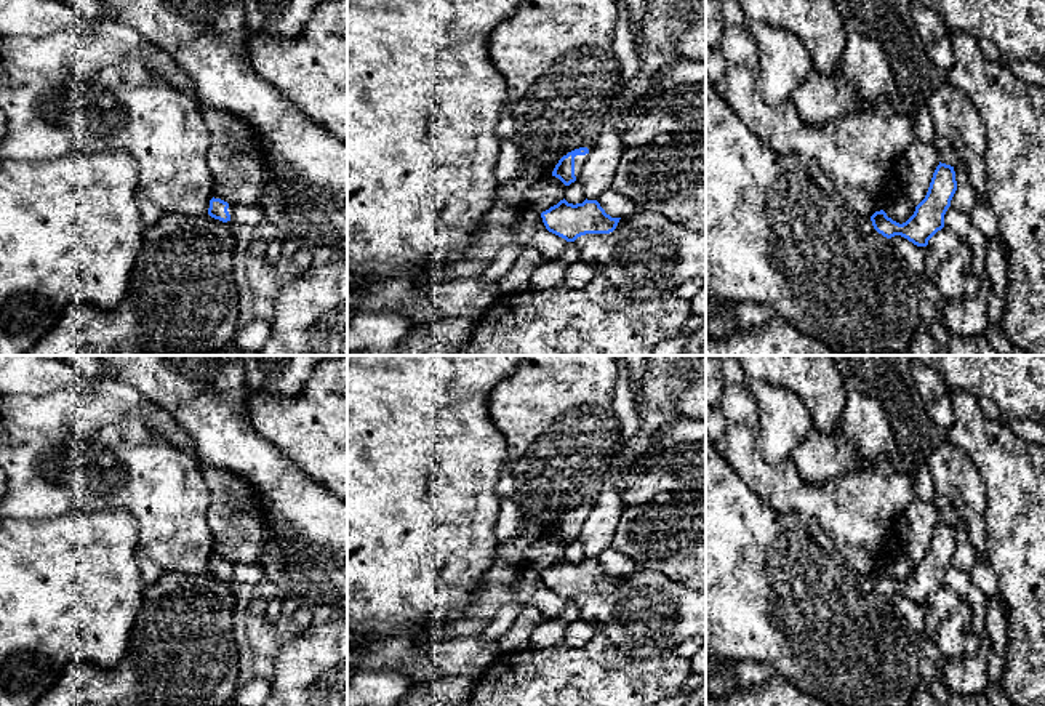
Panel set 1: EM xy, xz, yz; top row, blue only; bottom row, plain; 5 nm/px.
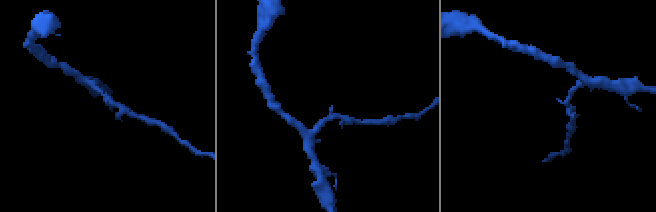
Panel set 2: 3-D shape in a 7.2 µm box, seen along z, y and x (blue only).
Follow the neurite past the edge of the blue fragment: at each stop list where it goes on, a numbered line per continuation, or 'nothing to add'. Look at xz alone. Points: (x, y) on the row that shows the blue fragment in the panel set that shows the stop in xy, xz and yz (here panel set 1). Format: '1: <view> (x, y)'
1: xz (580, 160)

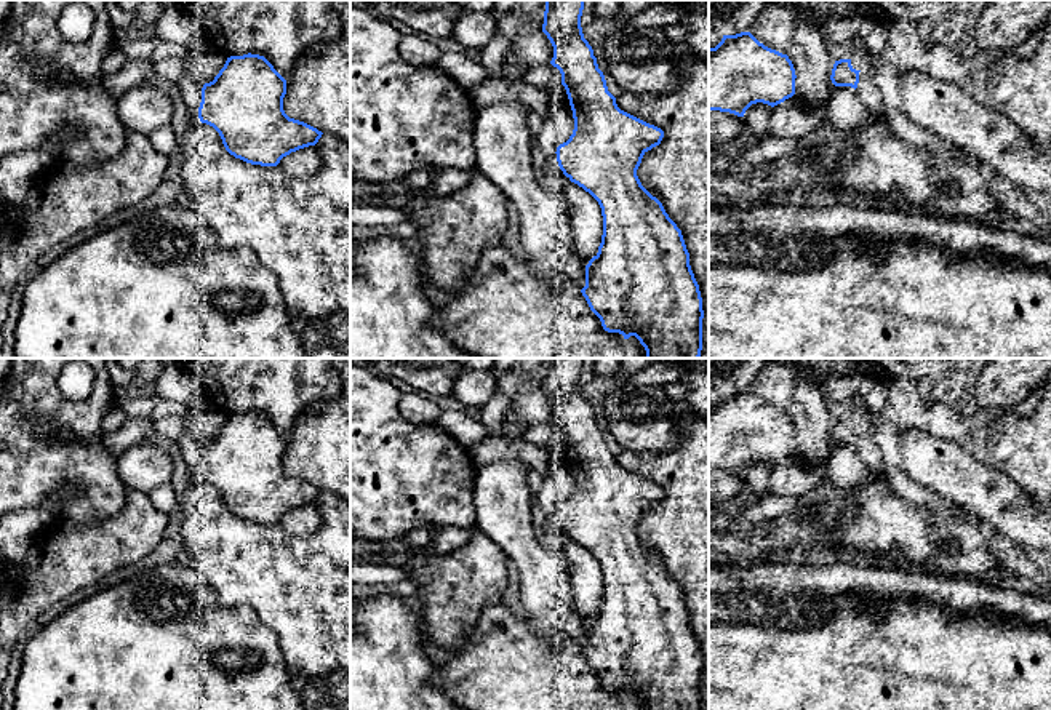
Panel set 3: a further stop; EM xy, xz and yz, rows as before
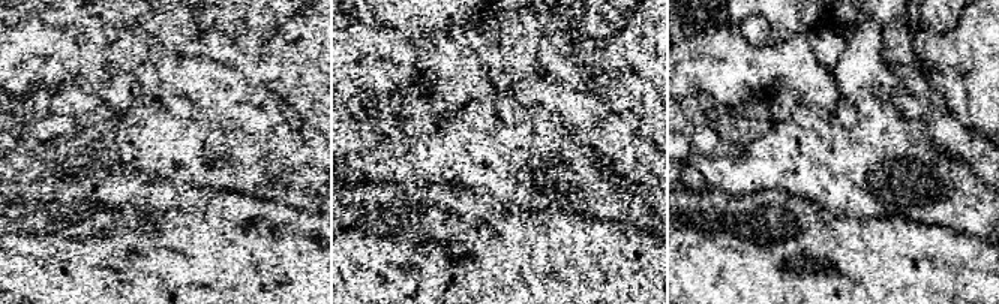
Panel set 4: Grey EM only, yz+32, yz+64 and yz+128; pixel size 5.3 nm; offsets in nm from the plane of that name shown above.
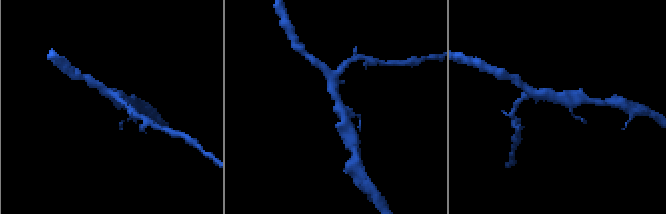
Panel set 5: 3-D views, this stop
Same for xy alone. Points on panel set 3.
1: xy (191, 88)

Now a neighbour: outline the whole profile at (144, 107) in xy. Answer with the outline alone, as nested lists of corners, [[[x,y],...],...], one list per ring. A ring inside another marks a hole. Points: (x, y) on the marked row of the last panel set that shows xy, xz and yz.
[[[147,80],[117,99],[117,114],[126,130],[150,136],[157,128],[171,125],[173,101],[165,88]]]

